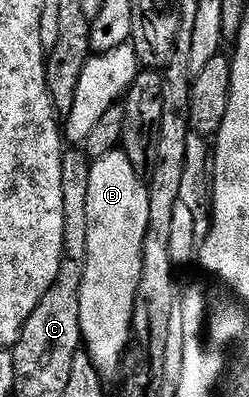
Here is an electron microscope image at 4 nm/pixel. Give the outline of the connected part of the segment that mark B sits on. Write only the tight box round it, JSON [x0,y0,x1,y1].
[77,147,149,370]

